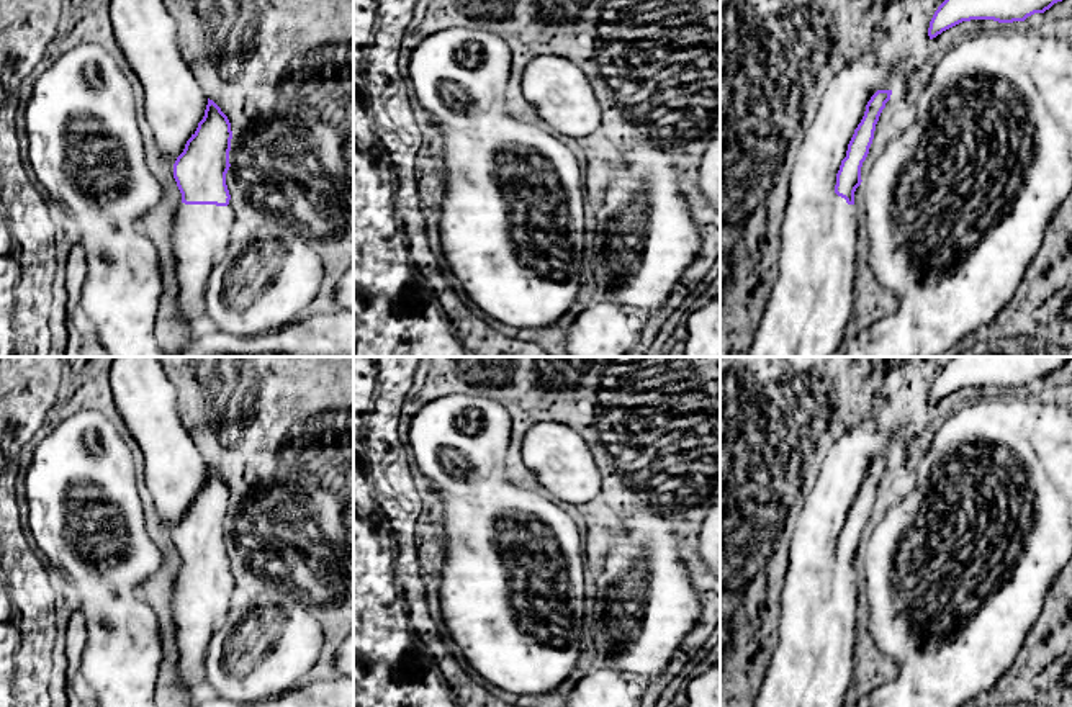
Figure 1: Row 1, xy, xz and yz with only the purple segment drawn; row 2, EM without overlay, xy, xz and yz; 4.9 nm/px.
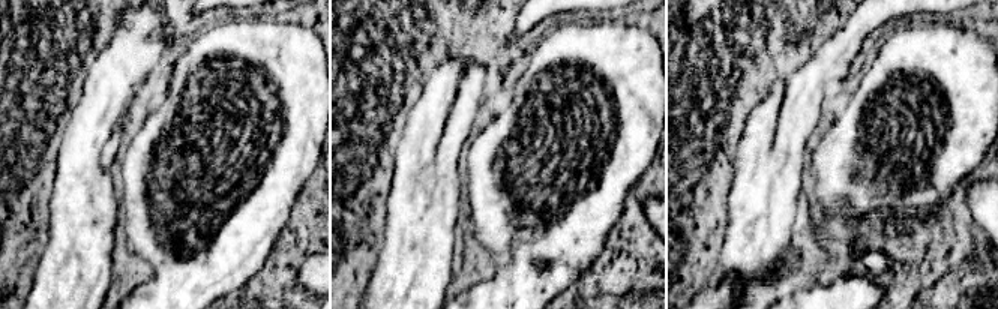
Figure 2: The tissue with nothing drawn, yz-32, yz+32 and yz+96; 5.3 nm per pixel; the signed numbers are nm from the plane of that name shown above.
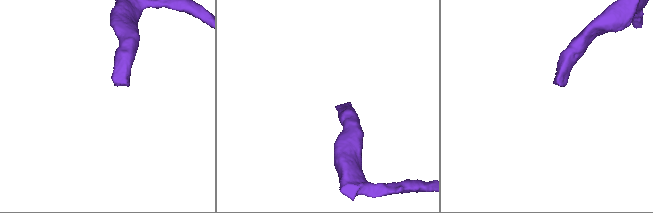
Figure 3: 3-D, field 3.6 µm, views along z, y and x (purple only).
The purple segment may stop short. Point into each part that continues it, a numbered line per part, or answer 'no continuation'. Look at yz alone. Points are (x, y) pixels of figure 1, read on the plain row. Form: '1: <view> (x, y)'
1: yz (812, 665)

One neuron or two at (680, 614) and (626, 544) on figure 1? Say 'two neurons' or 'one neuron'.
one neuron

